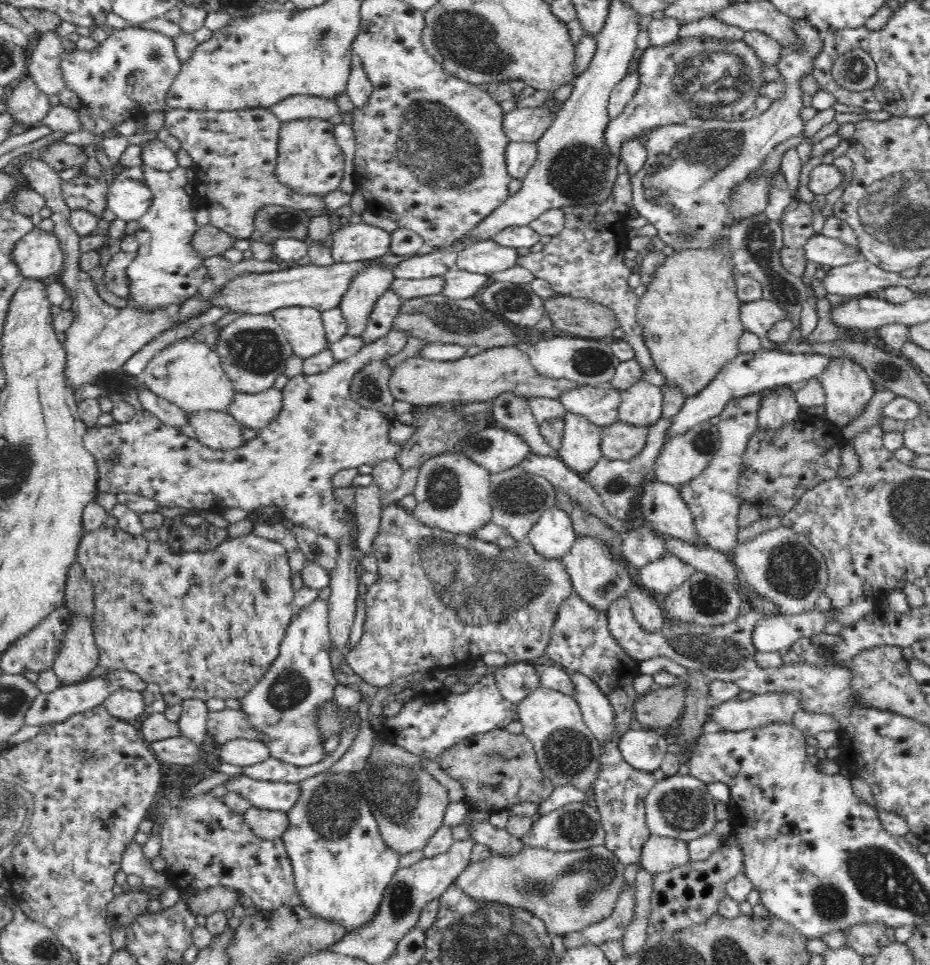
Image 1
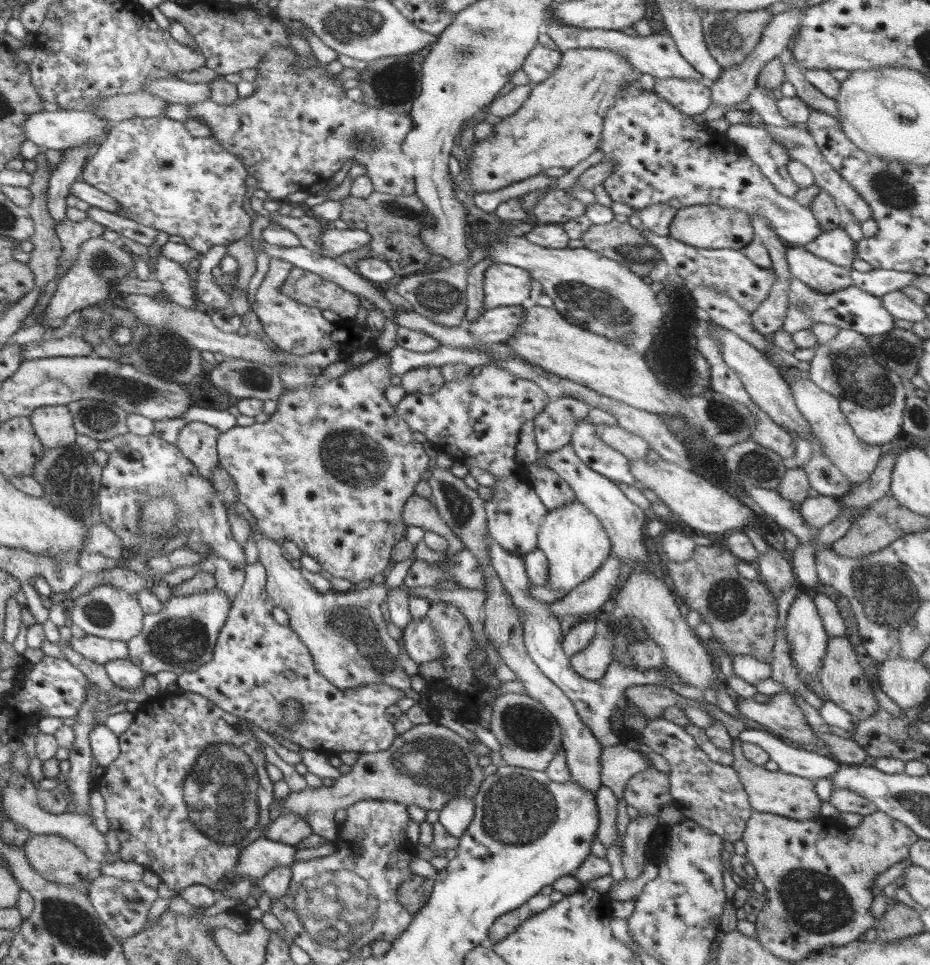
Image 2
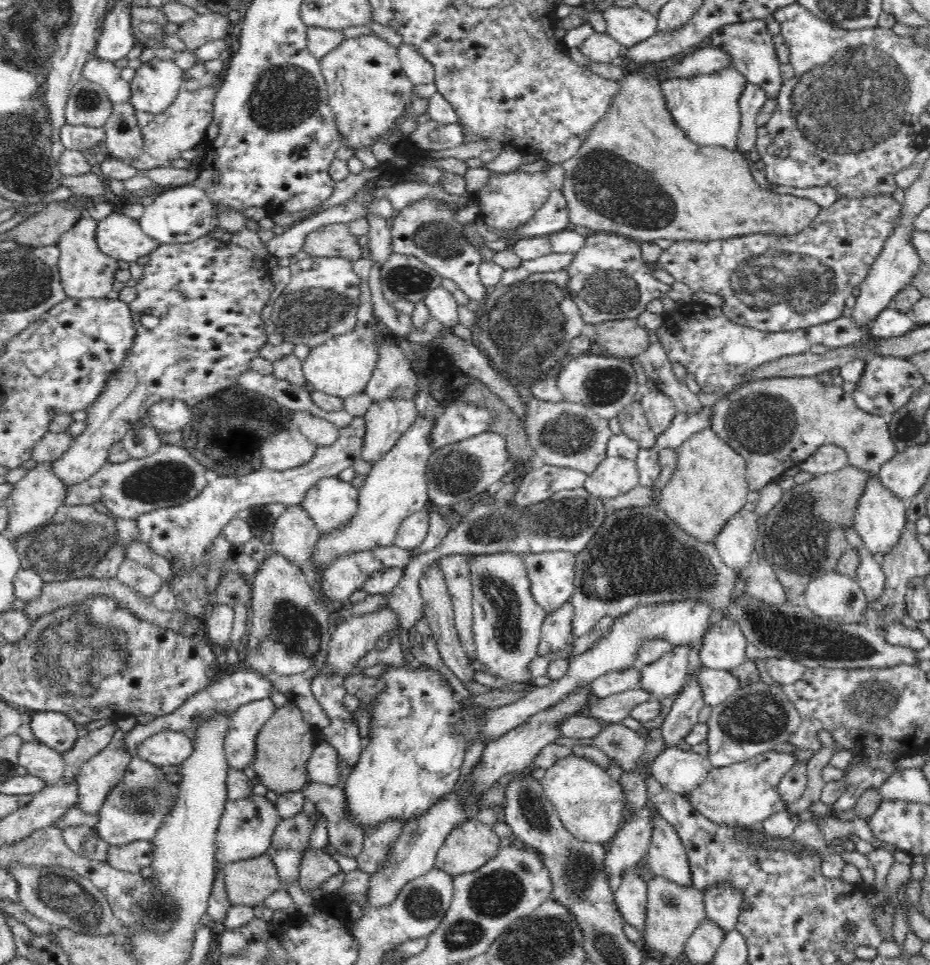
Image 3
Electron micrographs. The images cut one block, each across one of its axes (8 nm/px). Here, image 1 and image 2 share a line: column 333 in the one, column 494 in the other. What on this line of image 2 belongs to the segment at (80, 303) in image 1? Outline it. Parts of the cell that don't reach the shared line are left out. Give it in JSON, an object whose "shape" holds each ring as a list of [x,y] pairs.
{"shape":[[[494,263],[486,268],[483,310],[519,306],[530,296],[530,274],[511,264]]]}

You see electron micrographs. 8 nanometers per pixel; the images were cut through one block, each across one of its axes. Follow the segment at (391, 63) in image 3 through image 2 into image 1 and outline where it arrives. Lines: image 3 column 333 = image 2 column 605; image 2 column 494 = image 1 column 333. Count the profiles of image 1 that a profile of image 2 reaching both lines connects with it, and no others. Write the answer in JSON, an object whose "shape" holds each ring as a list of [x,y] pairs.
{"shape":[[[303,118],[281,124],[275,169],[279,182],[294,193],[305,196],[324,197],[339,188],[344,174],[344,154],[334,139],[334,125],[320,118]]]}

